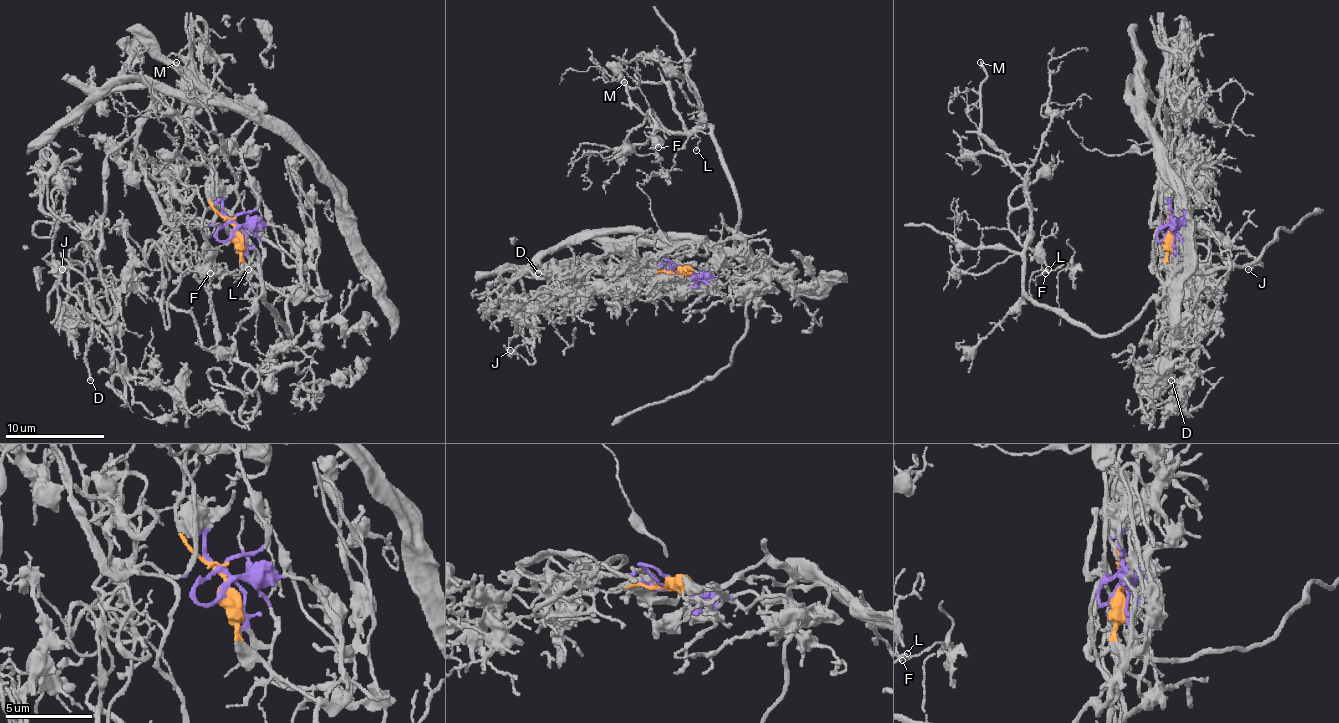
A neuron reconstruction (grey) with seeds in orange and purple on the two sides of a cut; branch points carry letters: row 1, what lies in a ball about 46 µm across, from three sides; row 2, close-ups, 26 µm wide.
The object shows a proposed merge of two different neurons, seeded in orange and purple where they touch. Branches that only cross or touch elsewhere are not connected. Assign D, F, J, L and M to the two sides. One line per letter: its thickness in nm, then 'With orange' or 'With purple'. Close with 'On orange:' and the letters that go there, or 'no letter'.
D: Thickness 200 nm. With purple
F: Thickness 80 nm. With orange
J: Thickness 100 nm. With purple
L: Thickness 110 nm. With orange
M: Thickness 170 nm. With orange
On orange: F, L, M

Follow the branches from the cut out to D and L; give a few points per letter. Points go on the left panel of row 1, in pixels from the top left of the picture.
D: (233, 228), (235, 226), (228, 223), (218, 228), (180, 223), (131, 268), (126, 288), (86, 345), (91, 380)
L: (233, 228), (238, 253), (285, 296), (290, 335), (250, 283), (248, 268)

